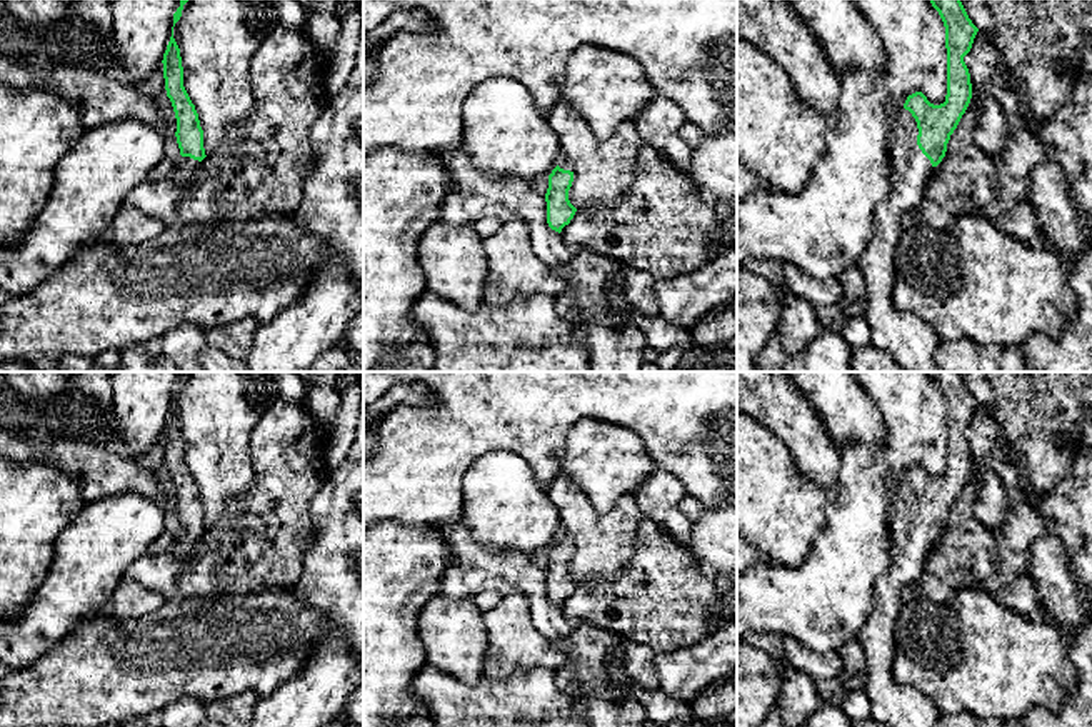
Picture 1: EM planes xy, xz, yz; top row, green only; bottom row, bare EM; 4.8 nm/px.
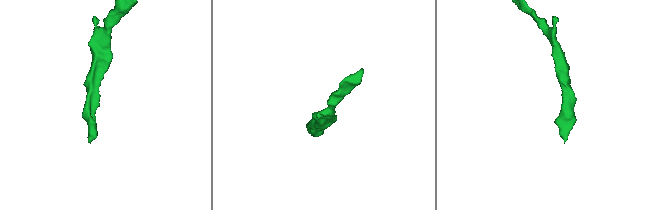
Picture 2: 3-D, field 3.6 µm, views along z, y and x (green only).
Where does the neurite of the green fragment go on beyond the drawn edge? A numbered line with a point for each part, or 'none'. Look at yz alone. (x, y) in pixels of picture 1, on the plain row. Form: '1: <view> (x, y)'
1: yz (892, 704)

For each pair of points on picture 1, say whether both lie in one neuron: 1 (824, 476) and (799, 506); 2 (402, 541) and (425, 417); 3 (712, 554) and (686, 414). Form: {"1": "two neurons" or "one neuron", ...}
{"1": "two neurons", "2": "two neurons", "3": "two neurons"}

